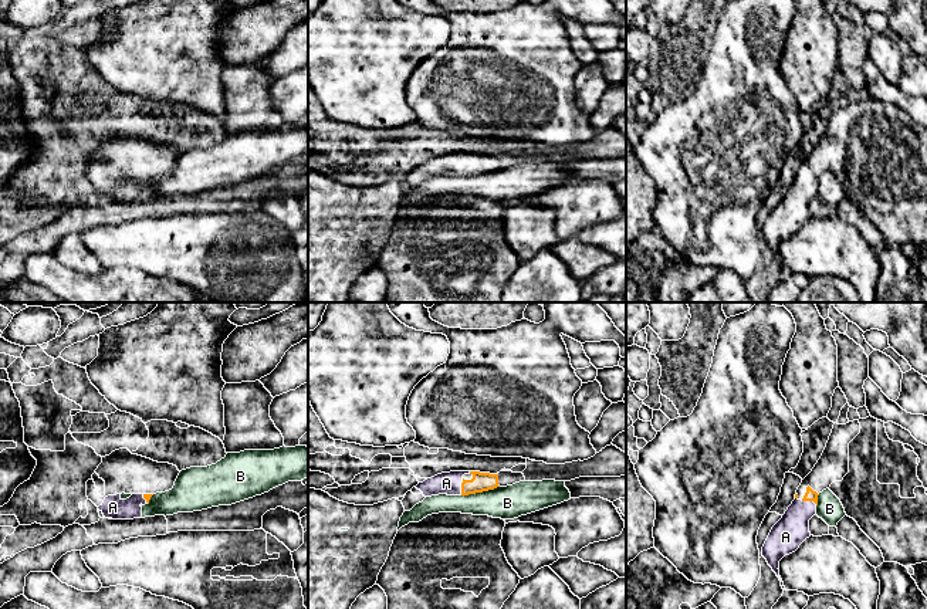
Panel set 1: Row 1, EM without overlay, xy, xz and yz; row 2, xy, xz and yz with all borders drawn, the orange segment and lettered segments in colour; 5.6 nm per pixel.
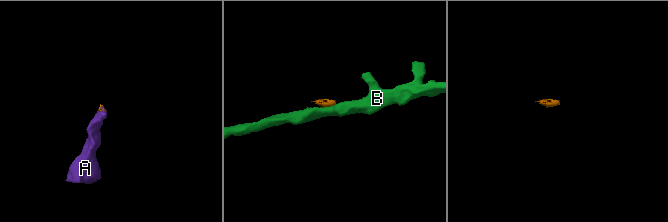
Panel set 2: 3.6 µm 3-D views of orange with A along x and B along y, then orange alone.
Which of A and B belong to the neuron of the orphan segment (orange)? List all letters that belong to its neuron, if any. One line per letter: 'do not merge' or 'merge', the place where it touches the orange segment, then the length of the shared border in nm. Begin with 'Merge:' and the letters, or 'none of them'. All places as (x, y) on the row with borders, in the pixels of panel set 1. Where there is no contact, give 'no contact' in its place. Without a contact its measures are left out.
Merge: A
A: merge; contact xz (462, 487); length 100 nm
B: do not merge; contact xz (480, 491); length 220 nm

